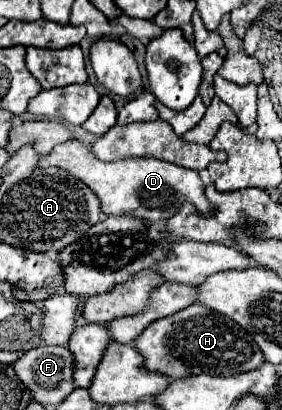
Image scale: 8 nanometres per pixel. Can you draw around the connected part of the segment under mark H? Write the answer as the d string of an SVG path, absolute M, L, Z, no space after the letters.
M202 303L188 305L172 317L162 317L150 323L150 327L146 327L138 335L138 339L134 339L134 347L138 349L138 353L142 353L148 371L162 373L172 379L200 373L238 375L258 369L260 363L264 363L264 355L250 333L246 333L230 317Z

